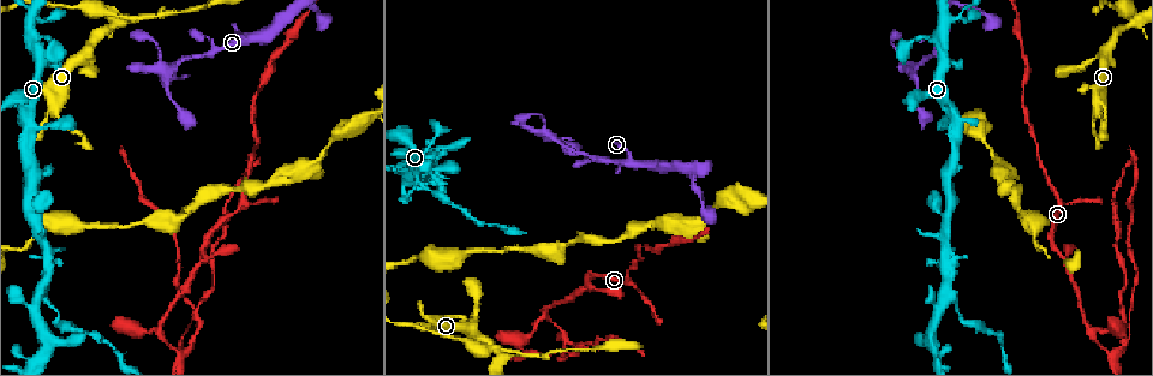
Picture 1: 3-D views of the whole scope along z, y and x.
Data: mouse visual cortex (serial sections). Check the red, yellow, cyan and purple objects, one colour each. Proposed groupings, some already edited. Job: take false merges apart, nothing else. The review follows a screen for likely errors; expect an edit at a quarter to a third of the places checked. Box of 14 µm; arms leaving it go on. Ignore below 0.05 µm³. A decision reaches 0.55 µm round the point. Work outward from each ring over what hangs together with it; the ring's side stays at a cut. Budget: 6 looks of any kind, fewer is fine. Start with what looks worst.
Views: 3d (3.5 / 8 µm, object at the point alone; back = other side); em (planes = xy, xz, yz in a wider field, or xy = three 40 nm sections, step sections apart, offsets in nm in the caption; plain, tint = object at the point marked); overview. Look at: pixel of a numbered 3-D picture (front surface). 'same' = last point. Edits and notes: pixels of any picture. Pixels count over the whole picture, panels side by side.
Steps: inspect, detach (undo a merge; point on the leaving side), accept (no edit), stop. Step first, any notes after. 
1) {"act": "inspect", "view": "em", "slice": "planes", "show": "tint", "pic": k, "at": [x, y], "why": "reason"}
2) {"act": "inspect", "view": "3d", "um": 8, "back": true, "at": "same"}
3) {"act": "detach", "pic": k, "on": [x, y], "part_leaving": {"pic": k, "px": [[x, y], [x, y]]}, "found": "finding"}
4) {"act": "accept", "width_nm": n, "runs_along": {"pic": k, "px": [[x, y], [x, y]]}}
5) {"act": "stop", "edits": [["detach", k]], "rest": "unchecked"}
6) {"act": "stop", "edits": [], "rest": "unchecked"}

{"act": "inspect", "view": "3d", "um": 3.5, "pic": 1, "at": [518, 356], "why": "looks like a crossing"}

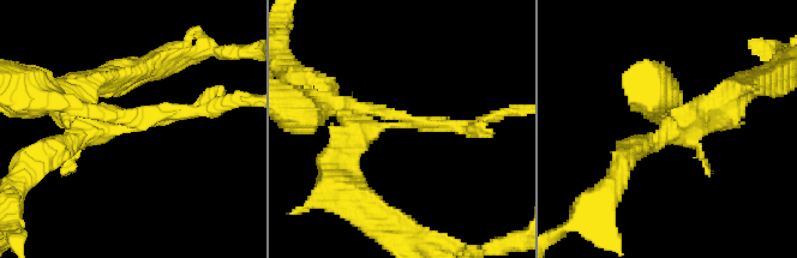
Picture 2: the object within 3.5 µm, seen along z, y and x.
{"act": "inspect", "view": "em", "slice": "xy", "step": 5, "show": "tint", "pic": 2, "at": [399, 124]}

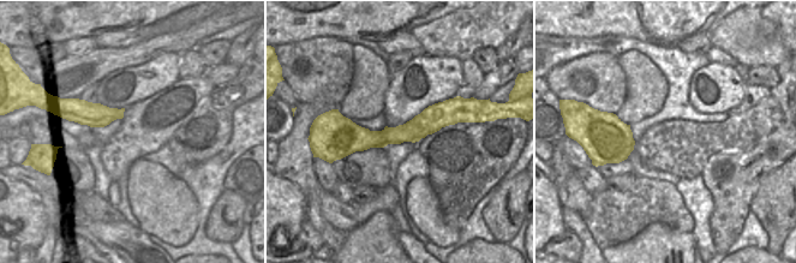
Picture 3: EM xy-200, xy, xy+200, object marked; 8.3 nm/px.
{"act": "detach", "pic": 2, "on": [161, 115], "border": {"pic": 3, "px": [[383, 130], [383, 141], [387, 144]]}, "found": "two cells meet here"}

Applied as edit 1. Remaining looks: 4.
{"act": "inspect", "view": "3d", "um": 3.5, "pic": 1, "at": [1063, 257], "why": "three arms meet"}

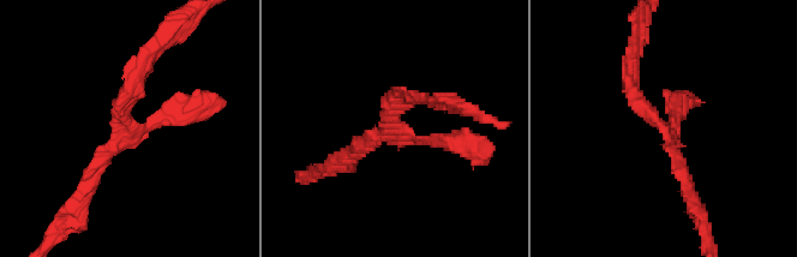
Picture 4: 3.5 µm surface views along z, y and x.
{"act": "inspect", "view": "em", "slice": "xy", "step": 3, "show": "tint", "pic": 4, "at": [657, 124], "arms": 3, "arm_widths_nm": [150, 200, 200]}

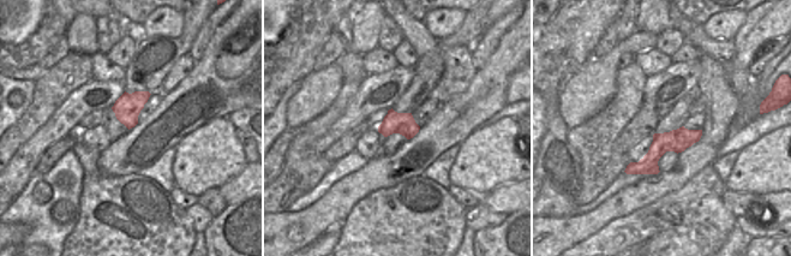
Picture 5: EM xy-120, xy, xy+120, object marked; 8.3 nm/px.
{"act": "accept", "runs_along": {"pic": 4, "px": [[148, 53], [85, 185]]}, "found": "continuous, no second cell"}

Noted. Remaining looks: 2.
{"act": "inspect", "view": "3d", "um": 3.5, "pic": 1, "at": [174, 66], "why": "three-way junction"}

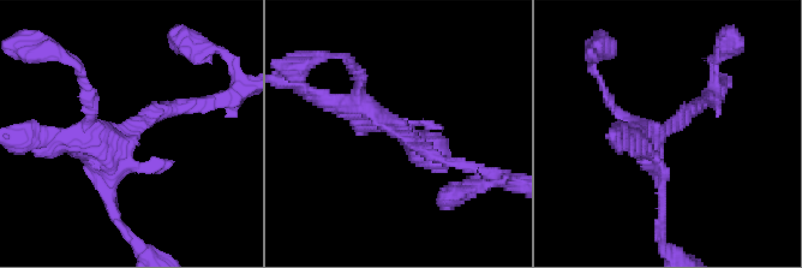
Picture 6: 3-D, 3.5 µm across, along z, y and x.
{"act": "inspect", "view": "em", "slice": "xy", "step": 1, "show": "tint", "pic": 6, "at": [662, 133]}

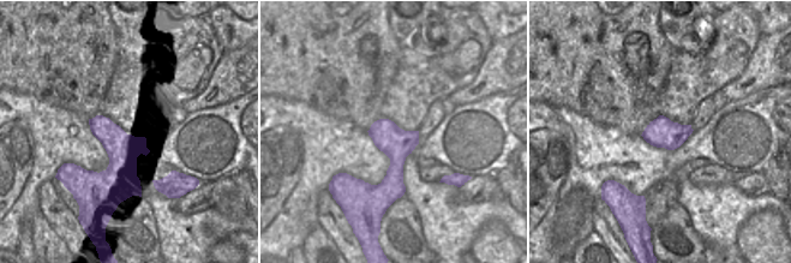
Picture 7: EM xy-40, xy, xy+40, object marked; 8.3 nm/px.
{"act": "accept", "runs_along": {"pic": 6, "px": [[453, 162], [357, 100], [324, 100]]}, "found": "one cell here"}

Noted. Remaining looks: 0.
{"act": "stop", "edits": [["detach", 2]], "rest": "unchecked"}

